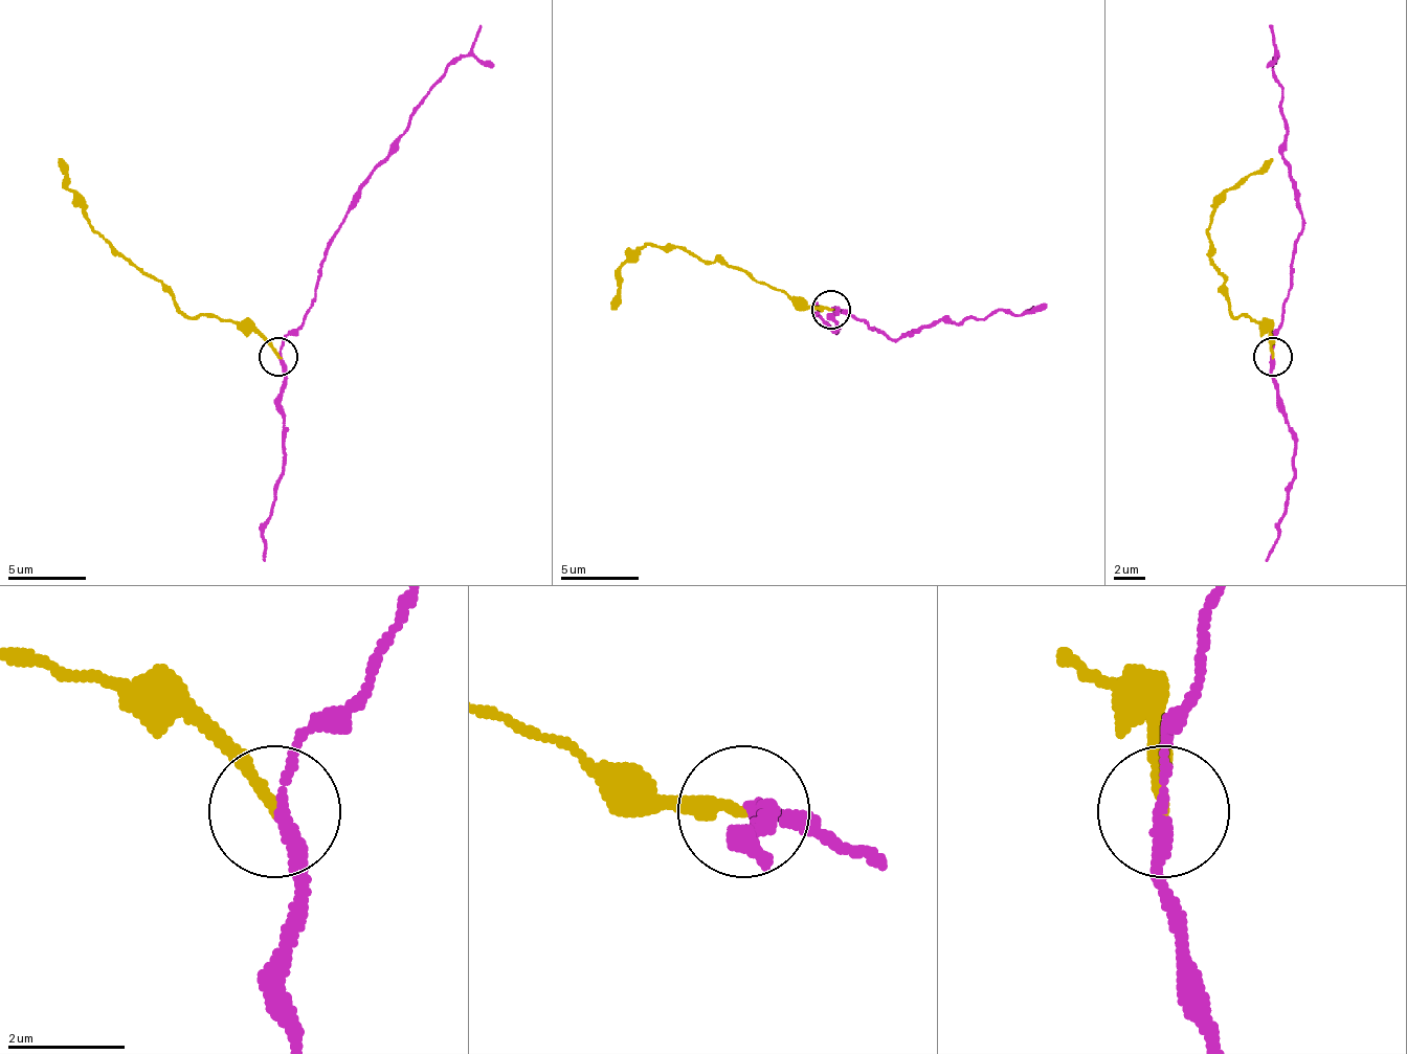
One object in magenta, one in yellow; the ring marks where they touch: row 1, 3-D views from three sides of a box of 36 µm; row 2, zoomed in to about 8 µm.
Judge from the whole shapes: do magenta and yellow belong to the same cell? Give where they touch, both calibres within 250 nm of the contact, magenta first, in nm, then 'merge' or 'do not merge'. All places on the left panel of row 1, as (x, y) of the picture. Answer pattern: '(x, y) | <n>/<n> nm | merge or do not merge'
(277, 356) | 200/170 nm | do not merge

